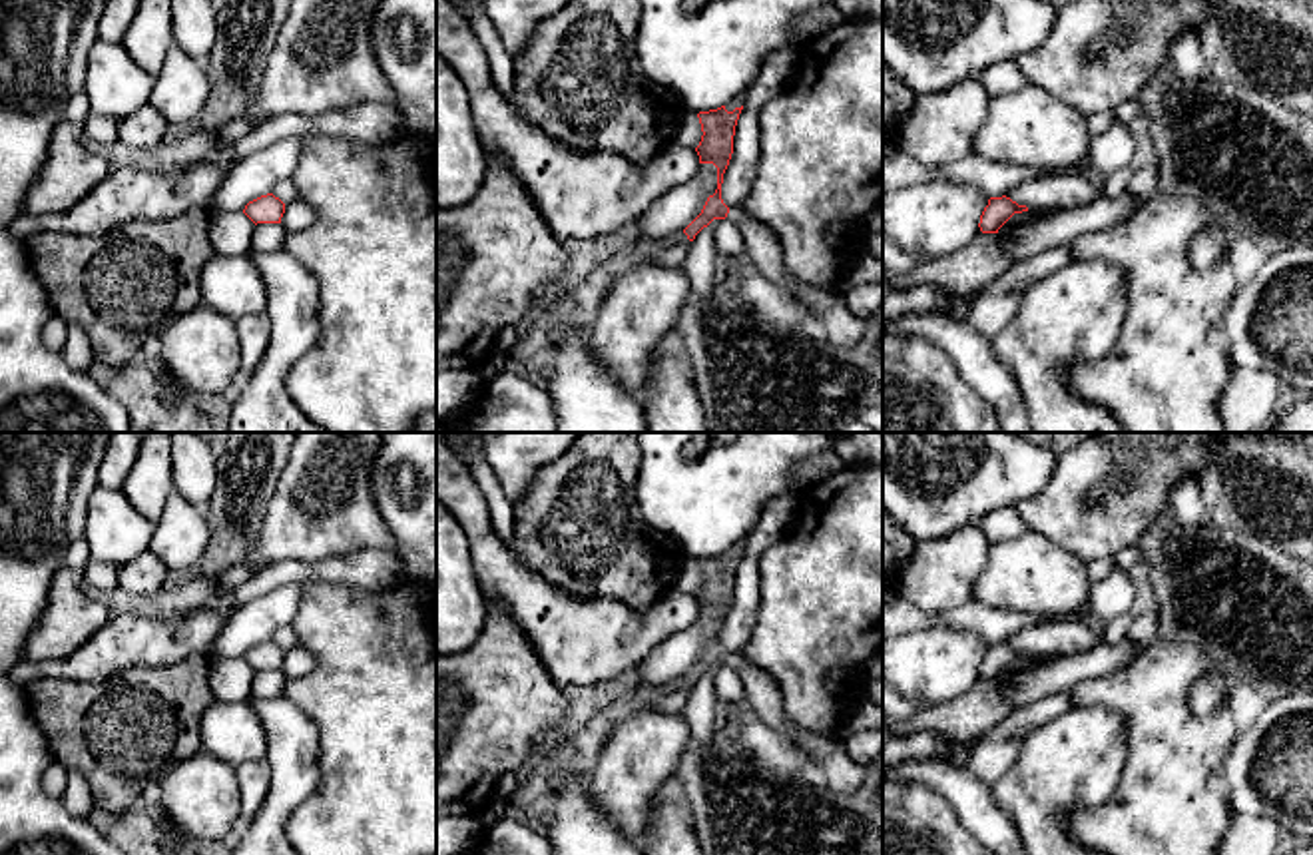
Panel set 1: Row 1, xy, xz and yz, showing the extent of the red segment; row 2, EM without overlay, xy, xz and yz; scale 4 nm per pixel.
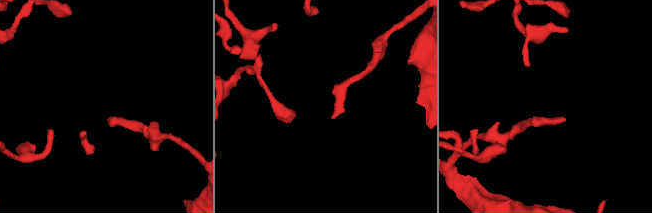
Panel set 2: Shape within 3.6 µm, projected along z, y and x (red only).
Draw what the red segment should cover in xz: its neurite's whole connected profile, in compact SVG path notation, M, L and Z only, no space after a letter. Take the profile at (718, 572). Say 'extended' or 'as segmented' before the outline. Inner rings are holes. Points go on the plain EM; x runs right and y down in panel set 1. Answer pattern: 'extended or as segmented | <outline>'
extended | M721 552L697 560L703 582L695 598L699 610L713 610L717 614L717 636L707 644L701 660L683 676L689 688L713 666L727 666L735 672L747 668L747 660L741 654L729 656L721 646L723 620L733 600L733 582L741 556L743 552L727 558L725 552Z

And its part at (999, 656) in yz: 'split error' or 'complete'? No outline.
complete

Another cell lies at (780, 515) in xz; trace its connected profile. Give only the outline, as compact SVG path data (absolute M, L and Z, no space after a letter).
M779 494L765 504L755 528L747 536L747 546L735 572L733 600L721 630L721 646L729 656L743 652L757 622L759 556L765 548L789 536L797 516L799 494Z

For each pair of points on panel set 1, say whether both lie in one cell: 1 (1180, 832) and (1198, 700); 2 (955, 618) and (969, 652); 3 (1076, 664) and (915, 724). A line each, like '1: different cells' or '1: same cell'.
1: different cells
2: different cells
3: same cell

